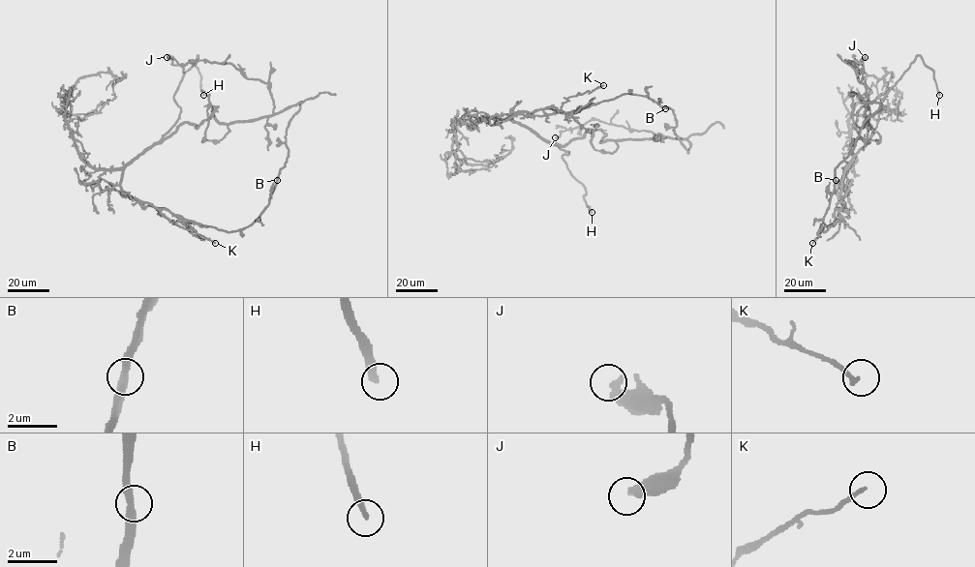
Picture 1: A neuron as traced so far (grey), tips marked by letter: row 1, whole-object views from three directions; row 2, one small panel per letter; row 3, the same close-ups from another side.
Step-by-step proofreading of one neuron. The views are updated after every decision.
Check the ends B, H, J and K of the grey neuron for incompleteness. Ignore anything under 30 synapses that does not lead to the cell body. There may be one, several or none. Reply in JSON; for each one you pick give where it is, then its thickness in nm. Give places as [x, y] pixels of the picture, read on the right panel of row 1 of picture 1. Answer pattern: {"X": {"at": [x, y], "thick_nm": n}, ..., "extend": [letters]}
{"H": {"at": [939, 95], "thick_nm": 240}, "extend": ["H"]}

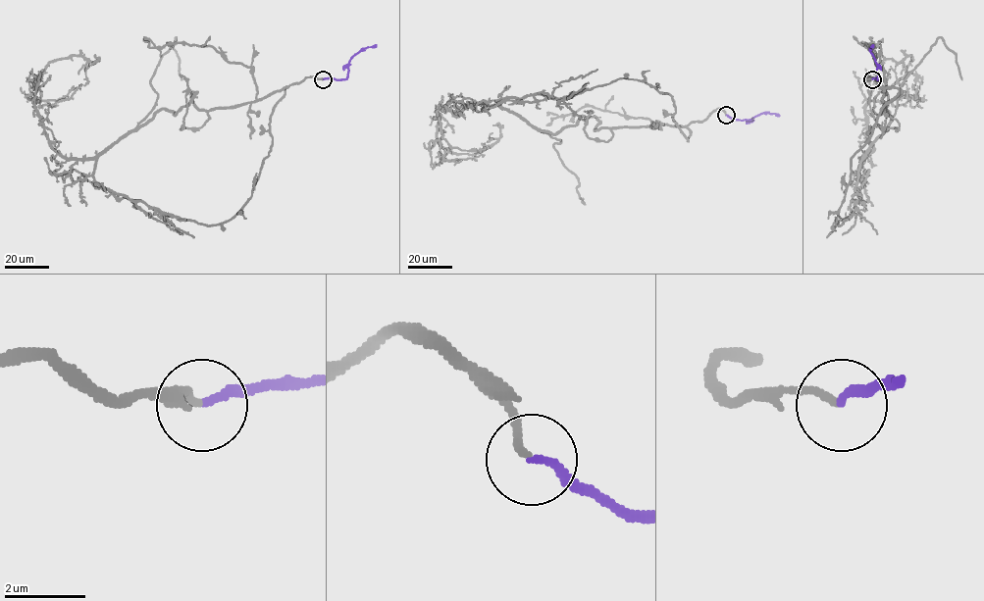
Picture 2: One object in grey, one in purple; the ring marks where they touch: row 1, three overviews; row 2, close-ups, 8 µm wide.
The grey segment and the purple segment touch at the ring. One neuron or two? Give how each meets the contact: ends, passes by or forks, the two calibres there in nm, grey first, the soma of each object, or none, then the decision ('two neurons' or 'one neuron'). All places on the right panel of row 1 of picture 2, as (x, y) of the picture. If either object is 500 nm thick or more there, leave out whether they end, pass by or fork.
grey ends there; purple ends there; 180 nm thick on the grey side, 180 nm on the other; no cell body on grey; no cell body on purple; one neuron

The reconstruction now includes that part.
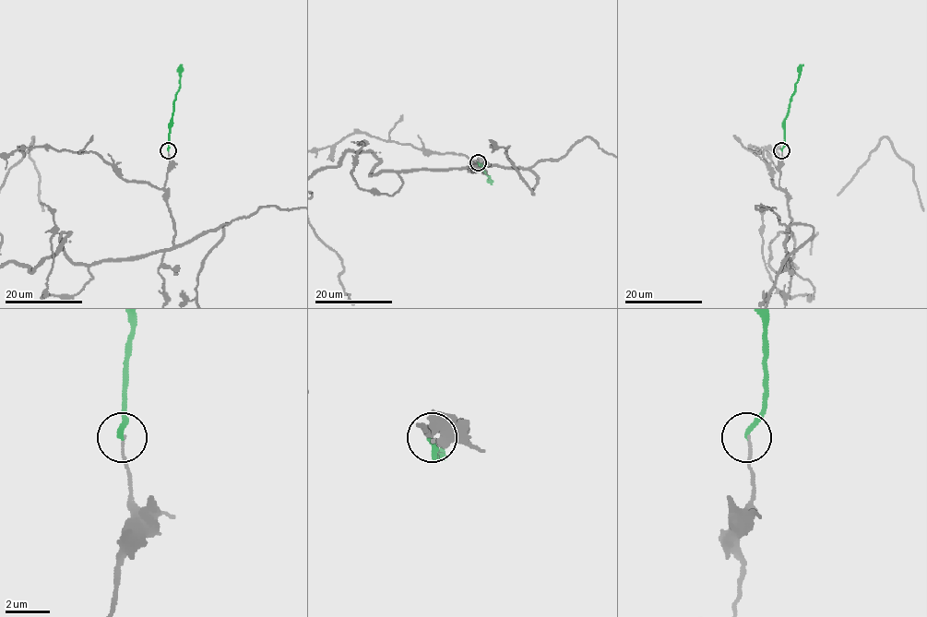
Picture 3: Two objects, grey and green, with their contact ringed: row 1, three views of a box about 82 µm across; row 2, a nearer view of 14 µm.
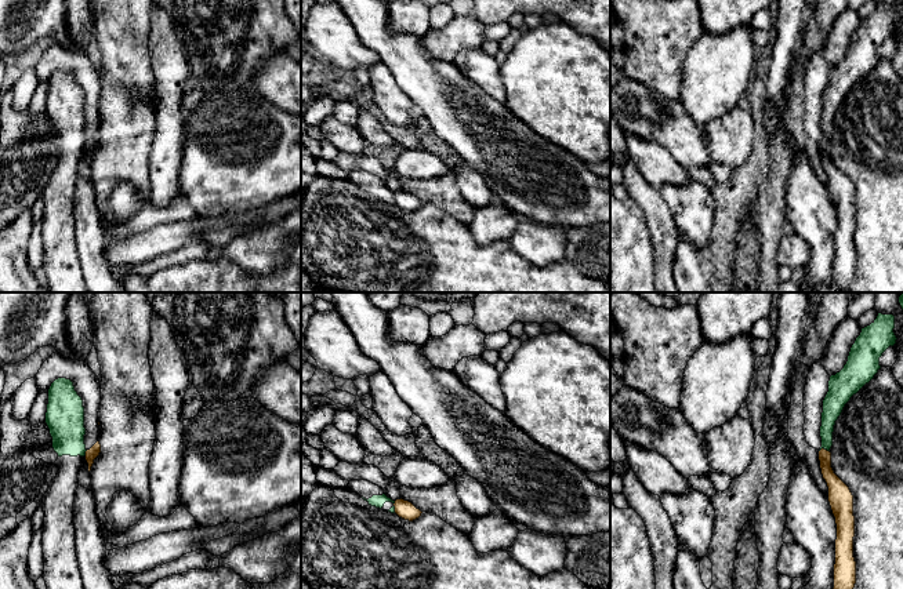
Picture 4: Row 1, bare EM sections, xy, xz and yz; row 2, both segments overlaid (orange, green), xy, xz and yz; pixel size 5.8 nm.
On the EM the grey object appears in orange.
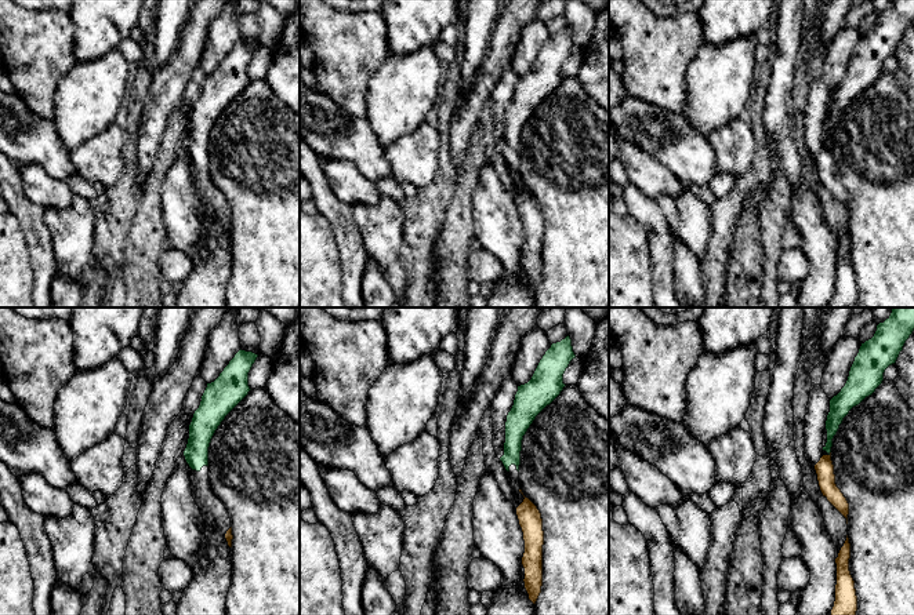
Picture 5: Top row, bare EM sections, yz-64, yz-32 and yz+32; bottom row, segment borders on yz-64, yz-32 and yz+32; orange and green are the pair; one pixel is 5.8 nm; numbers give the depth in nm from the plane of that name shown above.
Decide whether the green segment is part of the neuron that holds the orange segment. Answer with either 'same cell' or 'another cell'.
another cell

